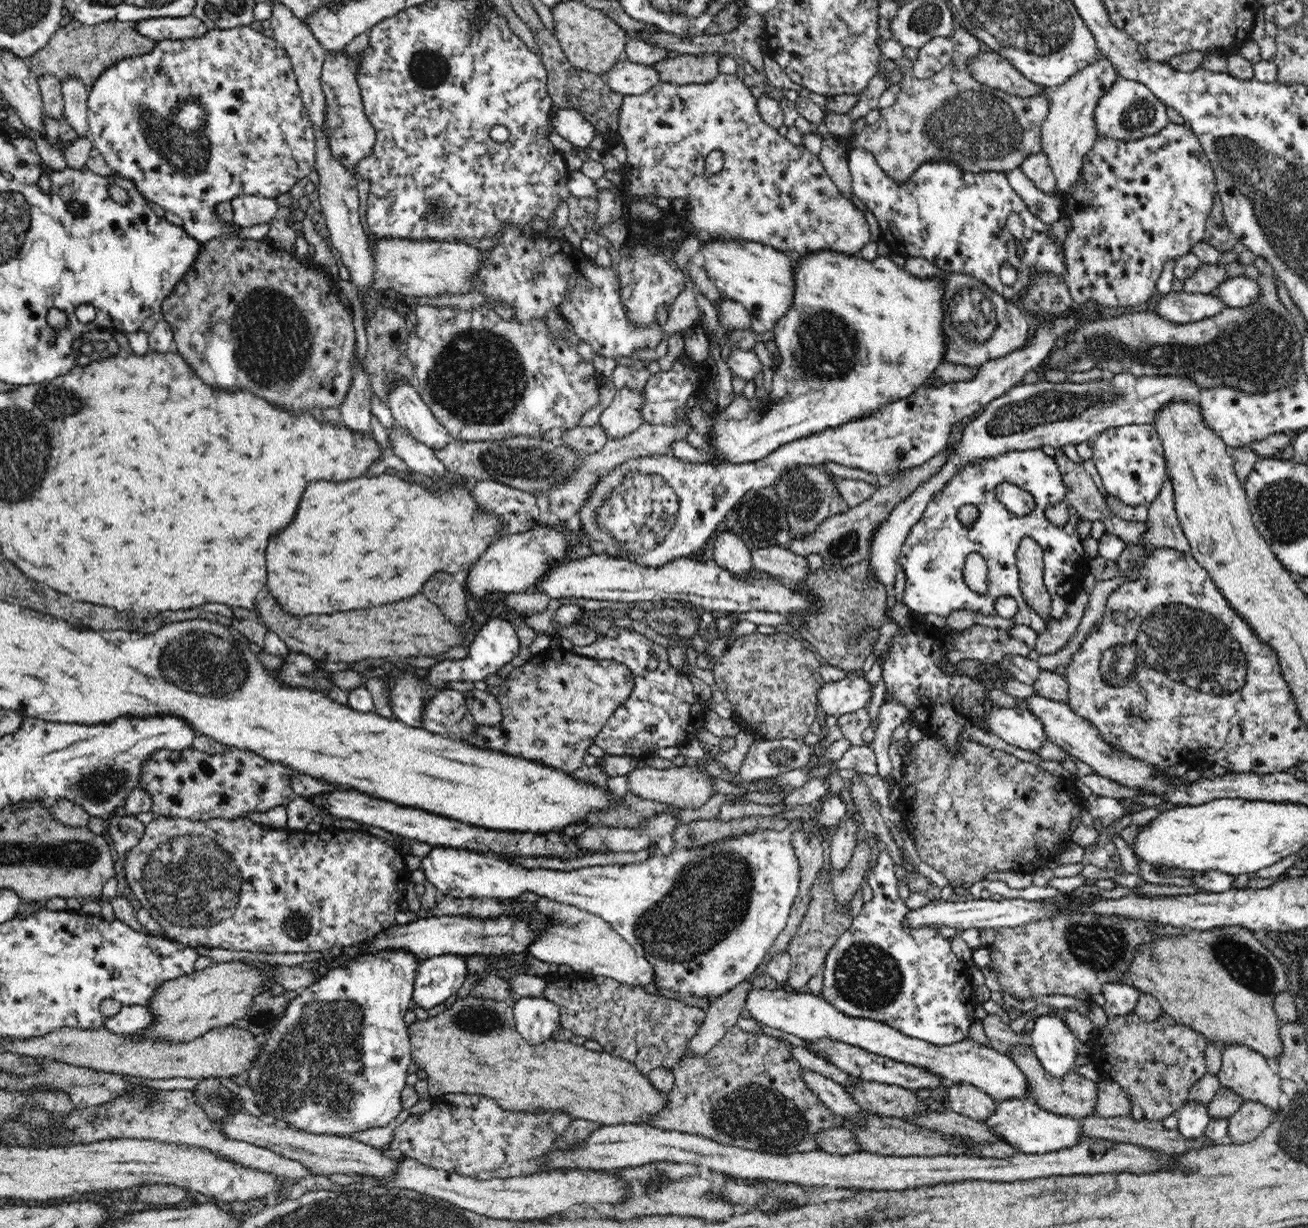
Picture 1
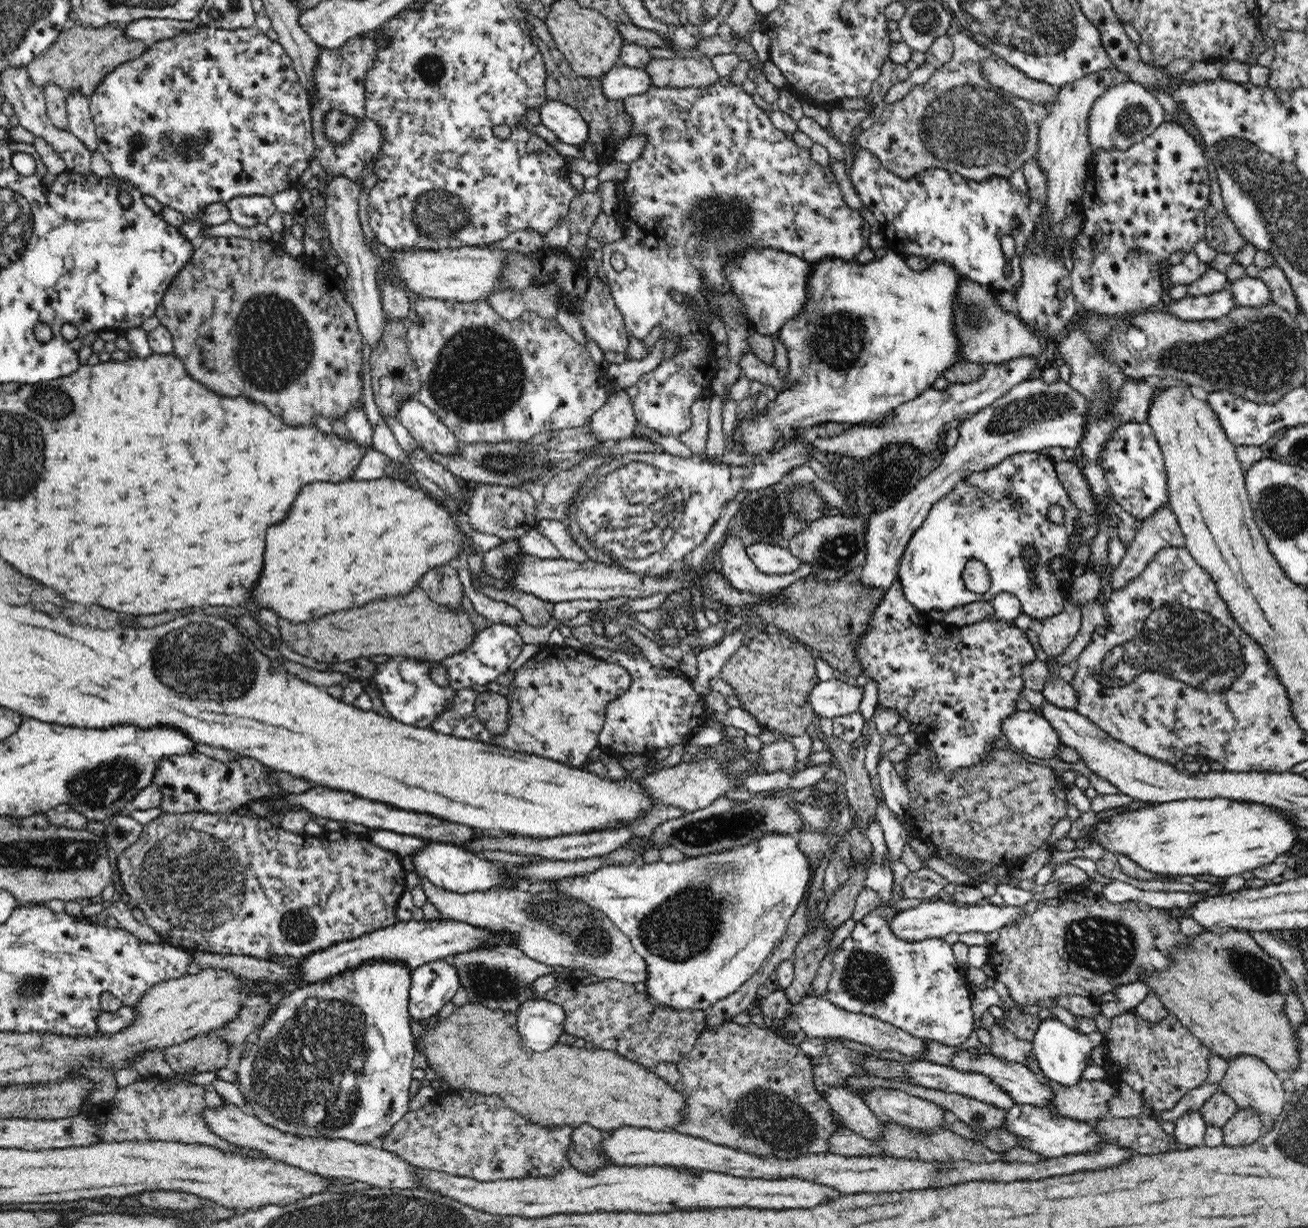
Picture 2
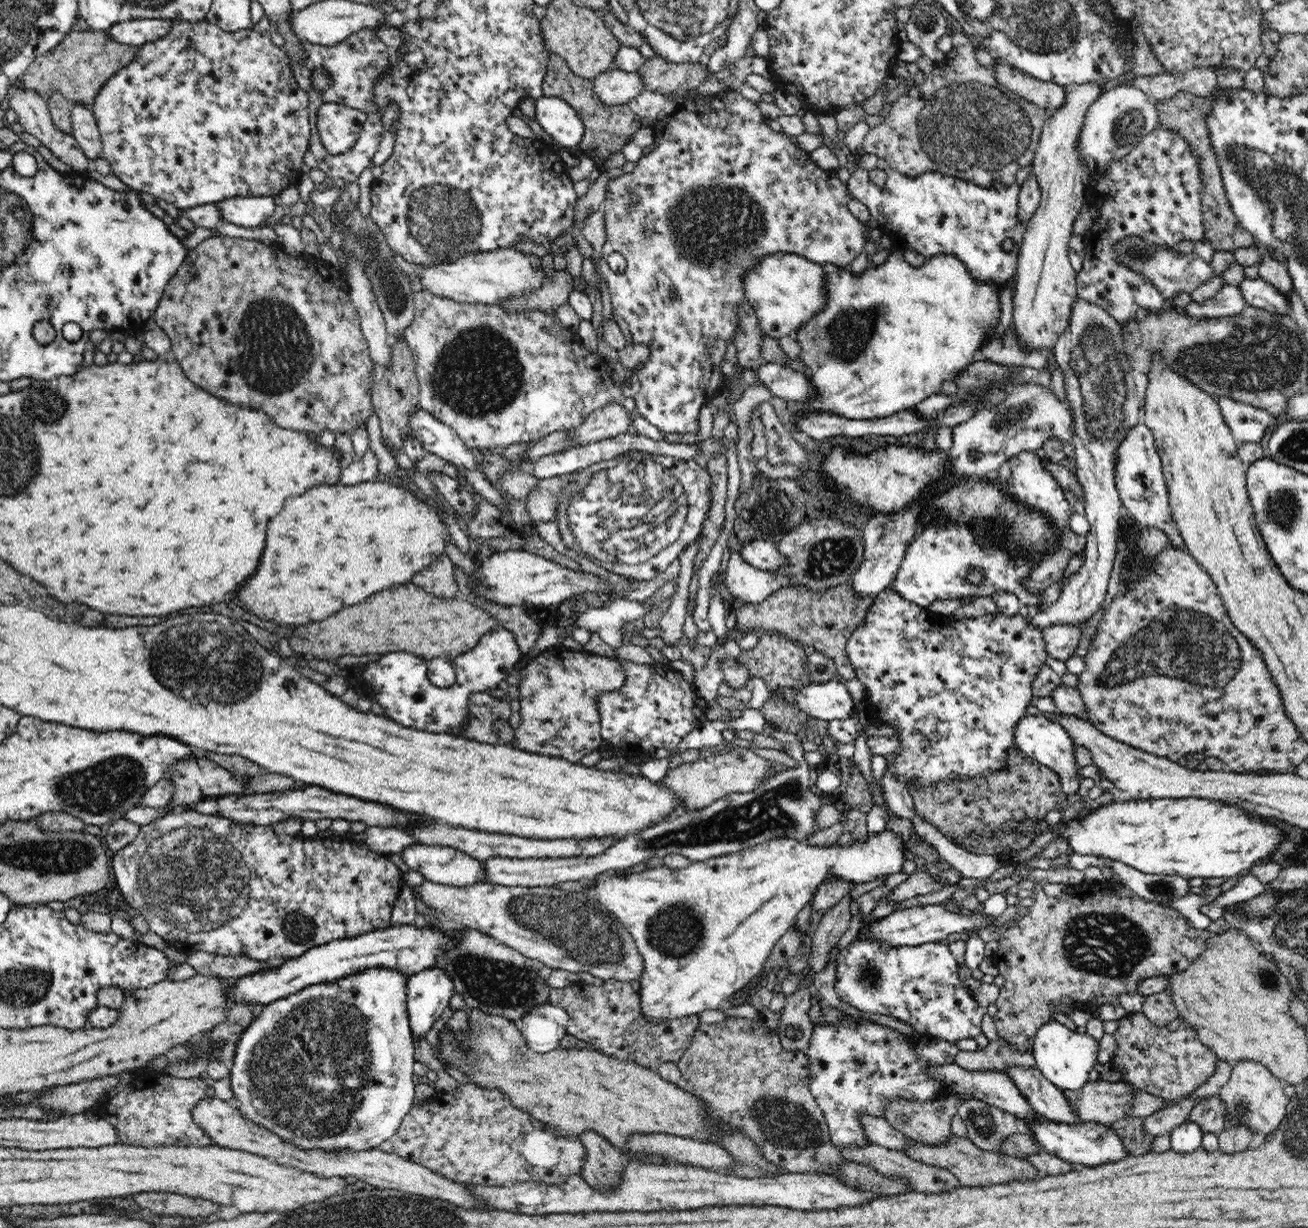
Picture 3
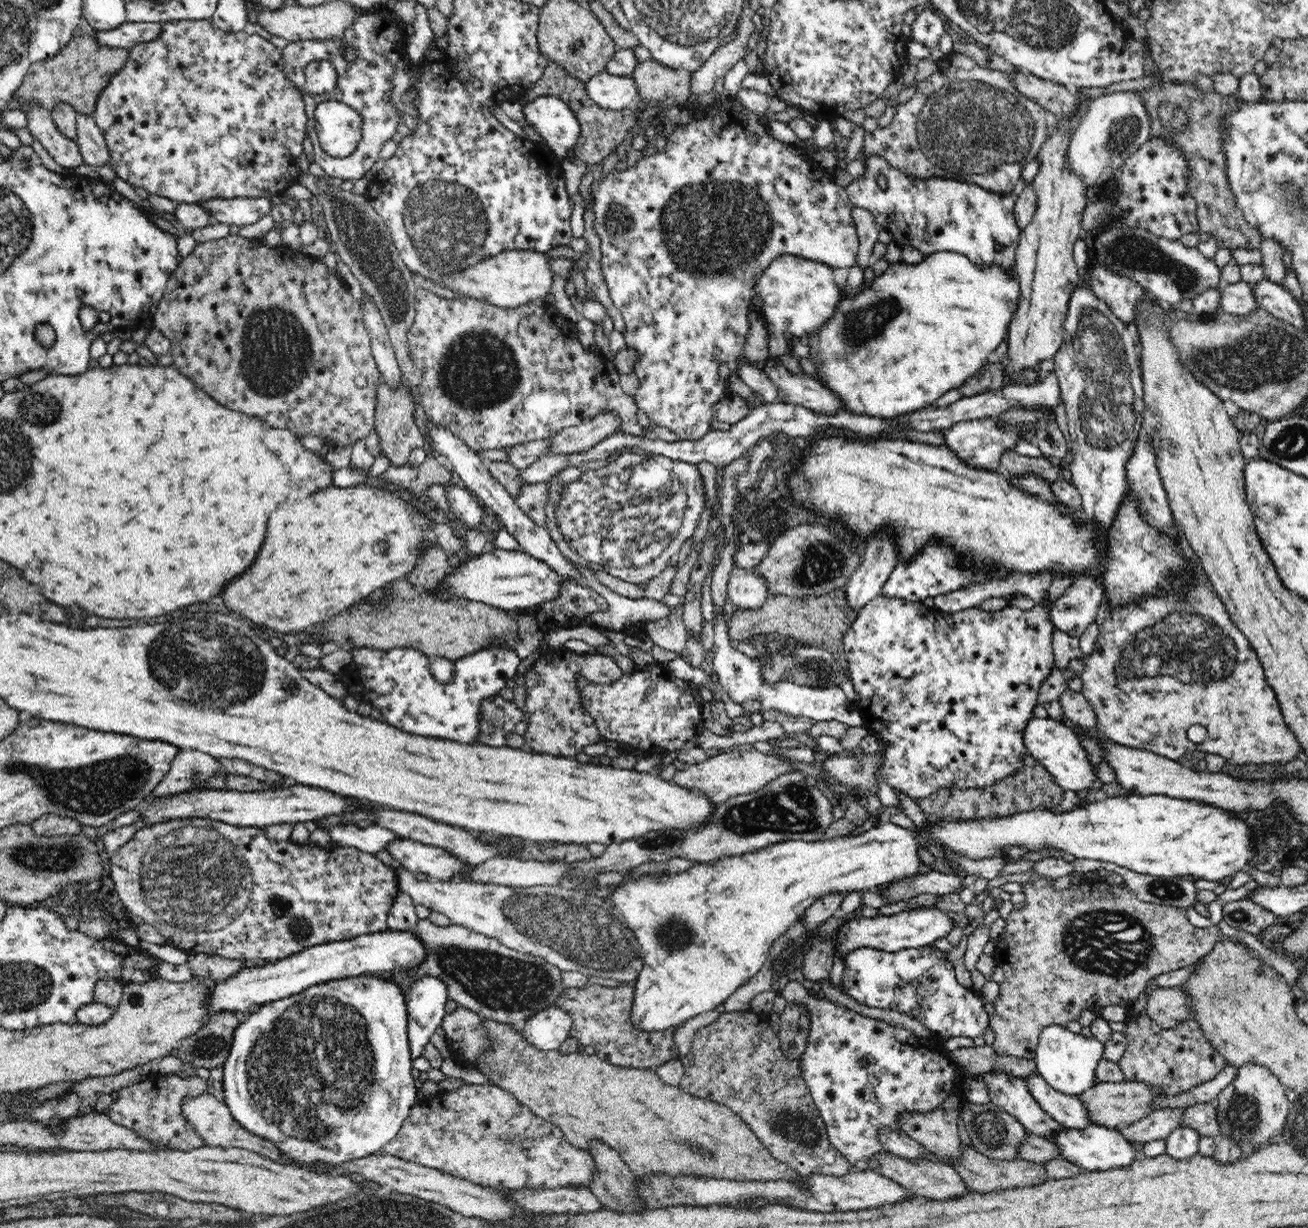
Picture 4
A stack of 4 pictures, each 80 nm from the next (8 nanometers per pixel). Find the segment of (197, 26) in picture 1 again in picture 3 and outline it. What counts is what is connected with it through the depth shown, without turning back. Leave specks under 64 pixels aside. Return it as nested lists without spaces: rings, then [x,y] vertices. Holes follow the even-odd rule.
[[[140,19],[121,22],[109,28],[106,33],[110,39],[126,45],[140,47],[164,36],[172,26],[171,20]]]

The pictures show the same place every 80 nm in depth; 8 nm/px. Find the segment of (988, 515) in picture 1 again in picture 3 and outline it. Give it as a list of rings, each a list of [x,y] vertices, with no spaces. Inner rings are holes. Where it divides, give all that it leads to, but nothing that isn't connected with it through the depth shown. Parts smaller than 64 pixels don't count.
[[[1031,451],[1019,453],[1013,459],[1002,464],[998,476],[995,478],[1000,488],[1007,492],[1012,498],[1021,500],[1034,508],[1037,508],[1043,515],[1061,532],[1068,526],[1070,518],[1070,505],[1064,499],[1062,487],[1056,482],[1056,479],[1047,472],[1041,464],[1041,459]],[[940,523],[928,525],[915,535],[888,587],[905,600],[924,609],[928,609],[936,600],[964,598],[964,596],[994,596],[1005,592],[1016,595],[1024,608],[1028,605],[1035,608],[1040,604],[1039,598],[1026,591],[1020,580],[1026,578],[1038,565],[1038,561],[1024,563],[1024,559],[1010,557],[1004,549],[982,541],[982,537],[968,525]],[[970,571],[982,571],[982,582],[978,584],[970,582]]]

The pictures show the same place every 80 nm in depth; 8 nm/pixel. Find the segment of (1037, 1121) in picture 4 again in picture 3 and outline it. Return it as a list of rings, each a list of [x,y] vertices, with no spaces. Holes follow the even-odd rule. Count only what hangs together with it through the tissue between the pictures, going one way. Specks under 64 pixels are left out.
[[[944,1063],[940,1067],[932,1067],[929,1070],[931,1076],[939,1078],[941,1082],[946,1083],[946,1091],[951,1094],[960,1094],[964,1097],[978,1099],[992,1106],[998,1107],[1004,1112],[1013,1114],[1018,1120],[1021,1120],[1021,1125],[1025,1122],[1035,1123],[1046,1119],[1038,1114],[1031,1104],[1027,1102],[1025,1096],[1020,1093],[1020,1089],[1016,1087],[1016,1083],[1005,1072],[998,1071],[967,1071],[958,1066],[956,1063]]]

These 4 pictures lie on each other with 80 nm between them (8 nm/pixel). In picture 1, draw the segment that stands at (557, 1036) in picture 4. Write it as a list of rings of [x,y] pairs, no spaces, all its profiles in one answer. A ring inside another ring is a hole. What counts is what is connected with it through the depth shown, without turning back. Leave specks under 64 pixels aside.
[[[522,997],[513,1006],[515,1027],[528,1045],[536,1047],[553,1039],[560,1024],[560,1009],[546,997]]]

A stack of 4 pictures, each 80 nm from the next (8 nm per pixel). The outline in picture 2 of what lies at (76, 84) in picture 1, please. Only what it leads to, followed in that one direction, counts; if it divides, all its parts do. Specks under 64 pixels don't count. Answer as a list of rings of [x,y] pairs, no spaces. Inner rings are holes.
[[[80,93],[67,95],[69,132],[80,139],[90,154],[98,151],[96,125],[90,113],[89,98]]]

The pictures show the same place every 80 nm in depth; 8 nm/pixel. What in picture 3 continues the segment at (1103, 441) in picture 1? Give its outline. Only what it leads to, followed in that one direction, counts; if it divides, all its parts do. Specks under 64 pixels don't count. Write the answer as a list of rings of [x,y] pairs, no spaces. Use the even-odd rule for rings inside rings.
[[[1137,424],[1123,440],[1118,449],[1116,464],[1116,486],[1121,494],[1121,501],[1127,512],[1142,529],[1156,528],[1170,540],[1169,547],[1182,549],[1189,553],[1179,533],[1177,524],[1170,513],[1169,496],[1162,469],[1162,462],[1154,437],[1146,425]]]

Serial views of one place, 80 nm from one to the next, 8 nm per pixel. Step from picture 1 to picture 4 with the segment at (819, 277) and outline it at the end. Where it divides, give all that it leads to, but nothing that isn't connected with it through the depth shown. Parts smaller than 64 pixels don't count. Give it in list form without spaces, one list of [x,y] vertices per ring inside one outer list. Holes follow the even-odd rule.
[[[944,251],[934,252],[925,255],[916,264],[906,263],[905,261],[891,264],[883,275],[875,278],[871,286],[863,286],[860,294],[853,299],[847,298],[844,294],[837,311],[828,321],[828,324],[820,329],[816,336],[808,338],[806,343],[812,347],[814,363],[818,374],[822,377],[824,386],[834,391],[836,395],[840,395],[846,411],[854,414],[882,417],[883,419],[896,419],[900,415],[932,406],[934,401],[951,390],[960,392],[965,382],[968,382],[974,376],[978,376],[980,370],[984,370],[990,364],[989,355],[996,351],[1003,341],[1010,336],[1010,324],[1012,324],[1012,317],[1015,315],[1020,299],[1021,290],[1017,278],[997,262],[980,268],[979,264],[974,264],[963,254]]]

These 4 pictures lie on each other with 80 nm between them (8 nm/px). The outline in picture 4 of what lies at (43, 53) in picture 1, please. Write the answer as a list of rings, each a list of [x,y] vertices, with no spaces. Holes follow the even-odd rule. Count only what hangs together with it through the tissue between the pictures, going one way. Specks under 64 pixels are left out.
[[[75,36],[55,57],[32,64],[7,108],[23,111],[34,104],[52,112],[58,103],[66,103],[78,114],[92,117],[100,93],[127,60],[128,49],[104,47],[94,37]]]

